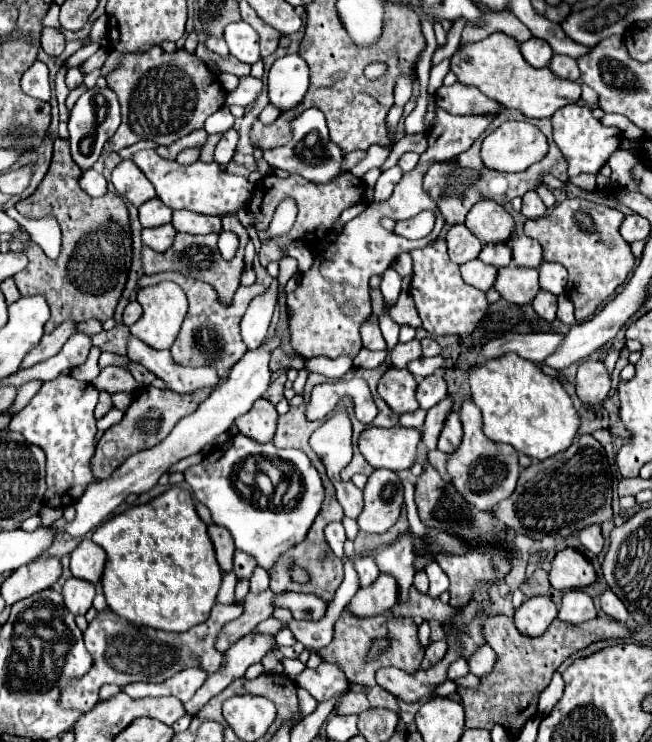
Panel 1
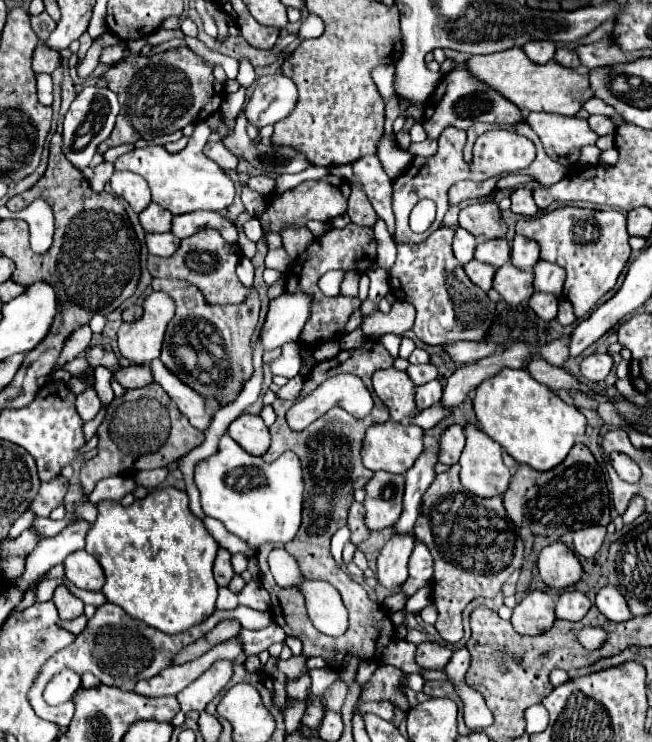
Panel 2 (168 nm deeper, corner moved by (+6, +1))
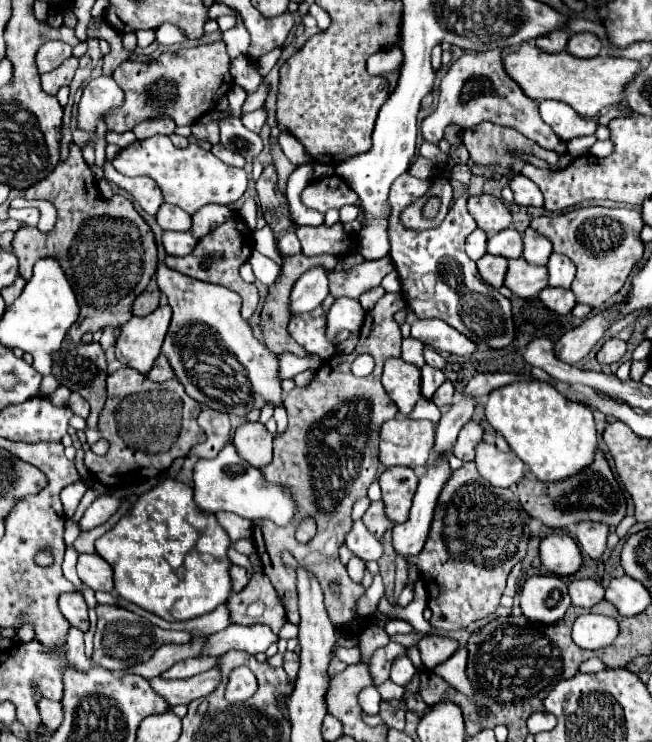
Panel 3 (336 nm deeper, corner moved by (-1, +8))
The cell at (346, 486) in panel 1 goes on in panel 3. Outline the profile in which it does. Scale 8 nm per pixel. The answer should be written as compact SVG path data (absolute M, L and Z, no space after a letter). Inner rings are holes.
M374 501L370 507L368 507L368 511L364 513L364 517L362 517L362 521L366 523L366 527L380 539L388 529L392 529L394 527L394 523L386 517L386 513L384 513L384 503L382 501Z

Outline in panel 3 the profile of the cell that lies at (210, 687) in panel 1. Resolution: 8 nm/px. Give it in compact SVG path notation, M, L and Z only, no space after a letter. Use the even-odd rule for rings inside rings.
M216 667L194 675L190 679L162 679L156 677L150 681L152 689L156 695L160 695L168 707L176 707L176 705L188 705L190 701L198 699L198 697L206 697L208 693L212 693L216 689L220 681L220 673Z

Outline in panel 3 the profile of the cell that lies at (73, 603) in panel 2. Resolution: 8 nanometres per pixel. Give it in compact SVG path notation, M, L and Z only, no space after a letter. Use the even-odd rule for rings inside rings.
M64 593L58 599L58 607L62 611L62 615L68 619L68 623L80 631L88 631L90 629L90 621L88 621L88 607L86 601L80 593Z

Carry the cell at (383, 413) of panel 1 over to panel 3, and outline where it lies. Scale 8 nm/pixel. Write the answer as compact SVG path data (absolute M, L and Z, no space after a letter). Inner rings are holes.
M384 293L378 303L366 313L360 343L356 345L354 353L350 355L334 355L332 359L324 361L322 367L316 371L314 381L308 387L296 387L284 397L284 407L288 411L288 429L282 437L274 439L274 459L268 467L262 469L264 479L270 483L280 483L288 487L292 499L296 503L294 519L278 527L268 519L256 519L252 541L262 561L262 571L272 581L274 589L280 595L280 601L286 607L286 617L290 623L298 625L298 595L296 595L296 571L282 563L282 551L290 551L294 559L312 571L324 594L324 604L330 620L341 629L343 625L355 619L354 605L360 595L364 595L364 587L354 583L346 567L338 559L338 549L344 543L344 535L348 527L352 527L352 505L360 495L366 495L370 483L378 475L378 435L382 423L396 417L398 407L392 403L388 393L380 383L384 361L390 357L400 357L400 325L396 323L394 315L404 309L402 293ZM368 353L374 357L376 367L366 377L356 377L350 371L352 361ZM304 515L312 515L318 523L318 533L306 545L294 539L296 521L304 519ZM338 583L338 591L330 585Z

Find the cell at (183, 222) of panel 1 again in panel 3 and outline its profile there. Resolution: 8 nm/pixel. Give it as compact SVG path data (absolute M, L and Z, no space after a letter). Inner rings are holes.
M204 205L192 215L192 235L196 239L202 239L204 235L212 233L218 225L226 222L228 215L232 215L232 209L228 209L226 205Z

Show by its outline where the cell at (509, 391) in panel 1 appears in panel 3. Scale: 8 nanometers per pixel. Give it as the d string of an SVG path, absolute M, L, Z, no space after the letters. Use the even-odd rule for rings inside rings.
M520 381L520 383L512 383L492 391L492 395L486 401L486 419L498 433L504 435L510 449L528 465L530 473L542 483L564 481L572 475L578 475L582 469L586 469L594 461L598 437L596 437L596 427L594 427L594 417L590 407L568 401L552 385L544 381L530 381L530 383Z

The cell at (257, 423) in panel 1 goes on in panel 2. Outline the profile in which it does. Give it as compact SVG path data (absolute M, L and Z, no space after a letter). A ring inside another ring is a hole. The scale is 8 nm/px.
M241 414L237 420L233 420L229 426L229 436L255 456L263 456L271 442L269 428L265 426L263 418L255 414Z

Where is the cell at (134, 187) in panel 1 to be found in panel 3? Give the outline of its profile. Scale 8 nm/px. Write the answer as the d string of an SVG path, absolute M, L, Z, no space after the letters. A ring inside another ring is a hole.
M110 165L104 167L104 177L108 181L116 183L126 193L130 193L148 215L156 215L160 205L164 203L164 199L160 195L160 187L156 187L156 183L152 183L152 179L146 179L146 177L124 177Z

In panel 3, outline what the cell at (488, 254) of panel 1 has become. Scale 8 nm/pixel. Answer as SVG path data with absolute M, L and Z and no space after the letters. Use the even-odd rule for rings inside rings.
M508 227L508 229L492 235L488 239L488 253L500 255L506 259L522 257L522 235L514 227Z

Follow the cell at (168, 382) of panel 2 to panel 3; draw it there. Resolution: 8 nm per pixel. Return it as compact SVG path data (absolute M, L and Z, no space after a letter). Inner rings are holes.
M202 409L200 417L198 417L198 423L206 433L206 441L204 441L204 445L192 447L190 453L198 455L198 457L204 457L204 459L212 459L232 441L230 419L228 419L228 415L224 415L220 411Z

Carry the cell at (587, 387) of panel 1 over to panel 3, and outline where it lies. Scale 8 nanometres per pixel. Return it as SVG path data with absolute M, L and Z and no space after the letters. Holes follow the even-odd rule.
M612 337L602 345L596 359L600 365L612 365L612 363L618 363L624 357L624 353L626 353L626 341Z

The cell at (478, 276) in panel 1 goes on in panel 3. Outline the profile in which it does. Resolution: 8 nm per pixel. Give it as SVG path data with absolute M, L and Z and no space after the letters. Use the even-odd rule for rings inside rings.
M486 253L480 261L478 261L478 271L480 275L492 285L492 287L502 287L504 285L504 275L508 269L508 259L504 257L492 257L490 253Z

